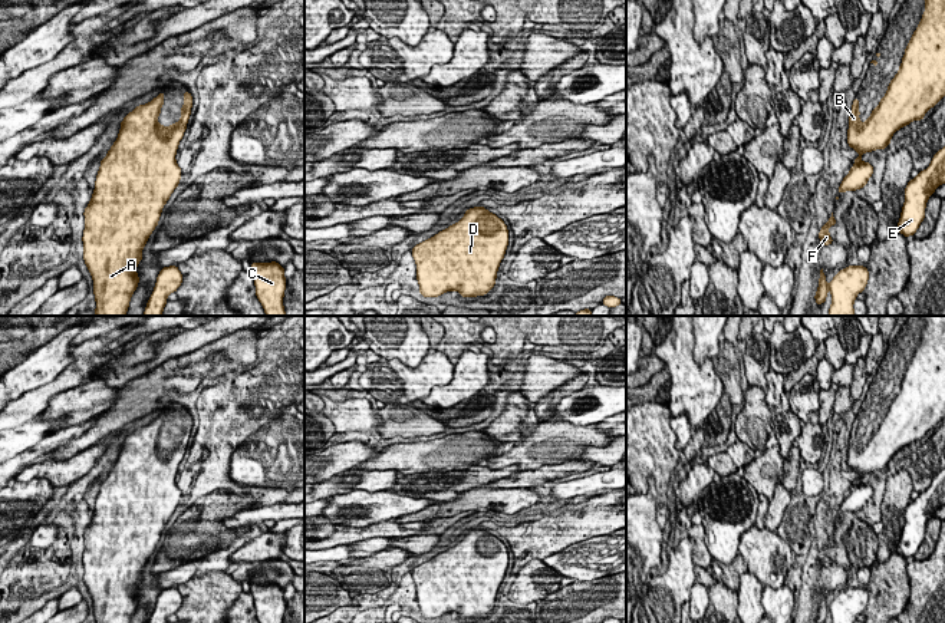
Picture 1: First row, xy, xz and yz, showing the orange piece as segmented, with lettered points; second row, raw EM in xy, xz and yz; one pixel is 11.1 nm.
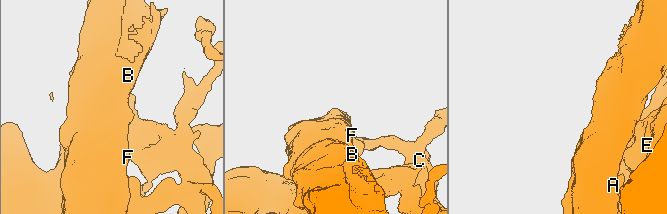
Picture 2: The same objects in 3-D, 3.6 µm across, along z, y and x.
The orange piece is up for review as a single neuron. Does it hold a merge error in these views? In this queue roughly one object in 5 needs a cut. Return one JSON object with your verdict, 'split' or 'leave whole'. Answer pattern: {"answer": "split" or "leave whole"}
{"answer": "leave whole"}

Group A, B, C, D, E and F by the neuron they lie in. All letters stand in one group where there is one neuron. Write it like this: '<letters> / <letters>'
A B C D E F

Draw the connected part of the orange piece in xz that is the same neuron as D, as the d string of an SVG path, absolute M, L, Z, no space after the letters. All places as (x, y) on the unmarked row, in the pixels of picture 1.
M484 528L465 537L434 558L416 566L412 578L424 619L457 612L462 619L487 616L508 567L508 551L501 540Z

